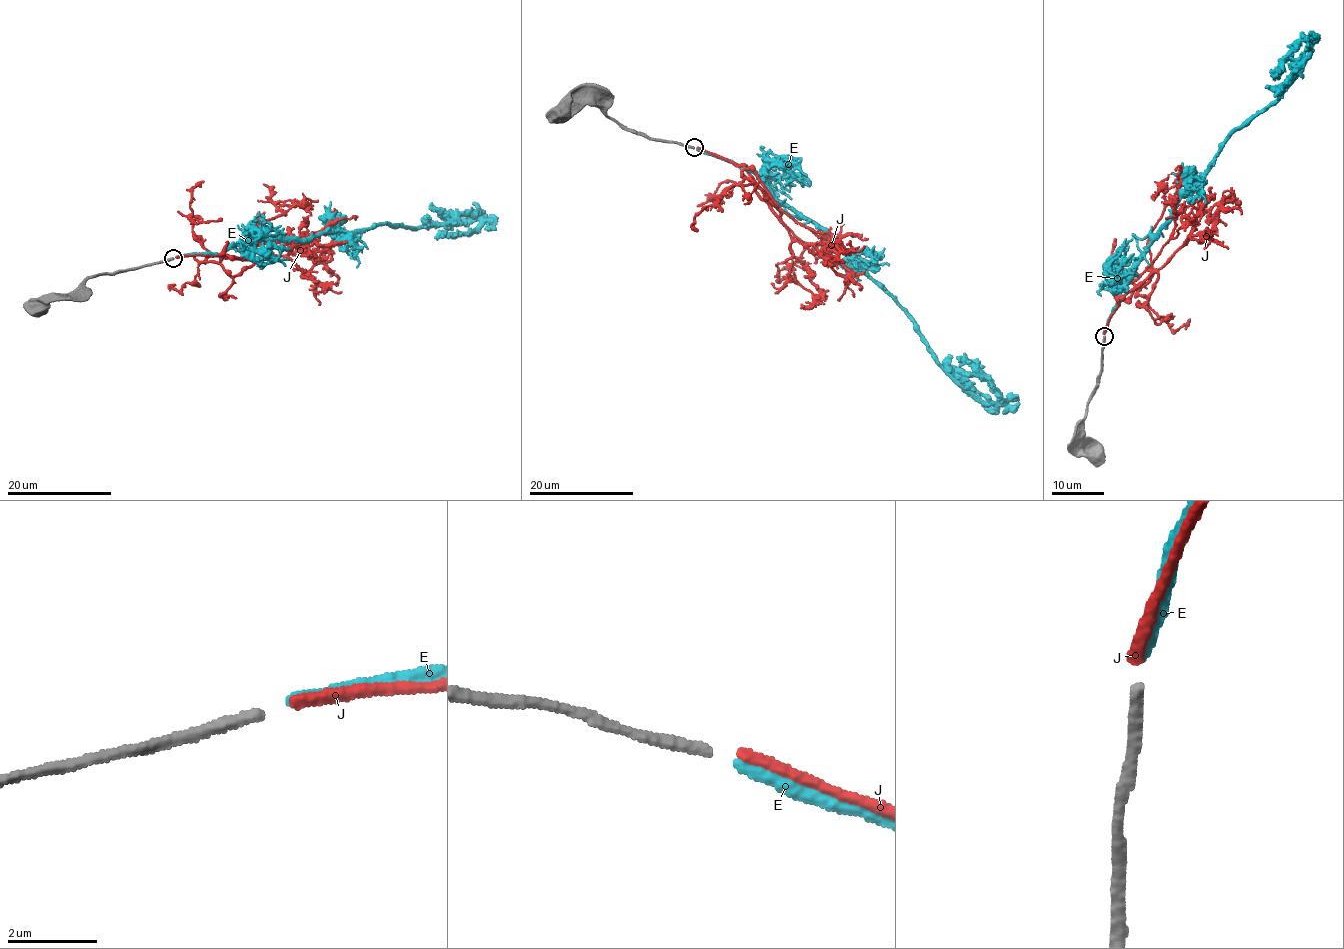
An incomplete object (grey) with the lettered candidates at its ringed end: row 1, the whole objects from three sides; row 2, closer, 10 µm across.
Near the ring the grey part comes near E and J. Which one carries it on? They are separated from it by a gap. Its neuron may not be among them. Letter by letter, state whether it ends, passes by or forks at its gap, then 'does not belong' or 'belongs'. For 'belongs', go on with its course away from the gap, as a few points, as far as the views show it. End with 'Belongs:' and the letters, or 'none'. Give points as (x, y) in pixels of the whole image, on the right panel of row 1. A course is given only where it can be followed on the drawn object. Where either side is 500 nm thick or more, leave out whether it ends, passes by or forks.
E: it ends there; does not belong
J: it ends there; belongs; it runs (1104, 333), (1120, 297), (1152, 272), (1158, 276), (1137, 305), (1146, 297), (1116, 264), (1116, 238)
Belongs: J

